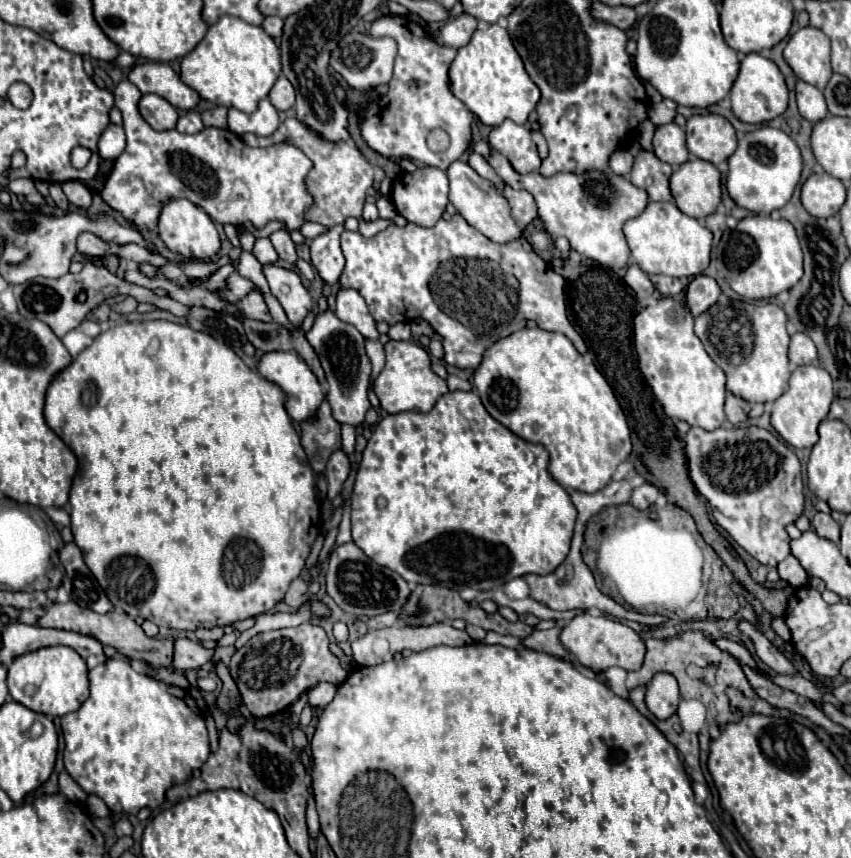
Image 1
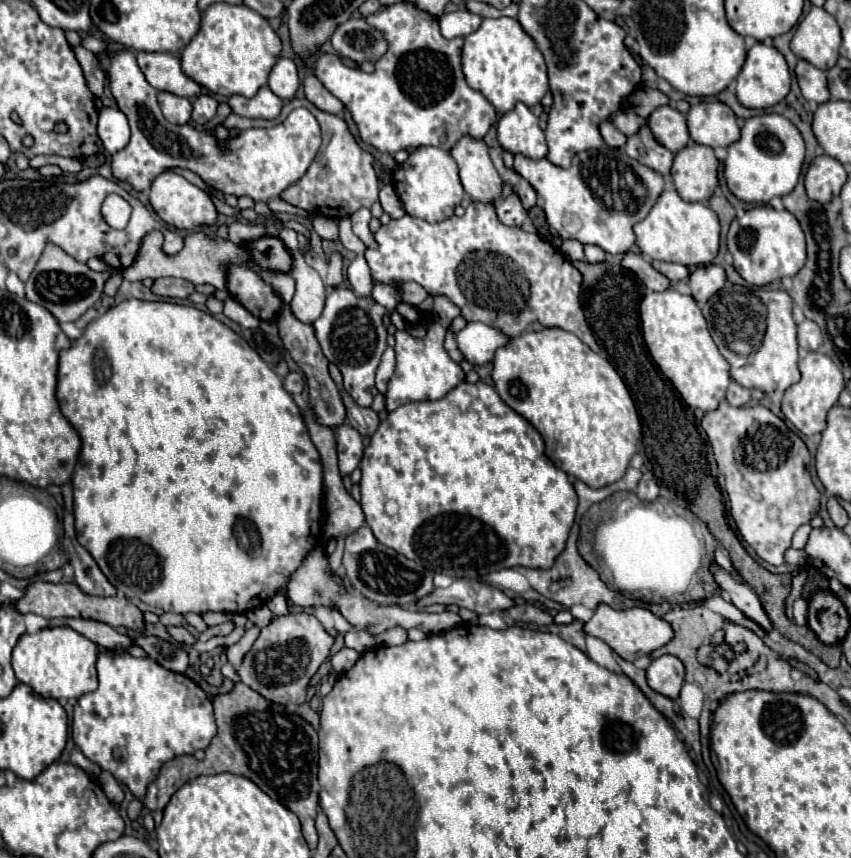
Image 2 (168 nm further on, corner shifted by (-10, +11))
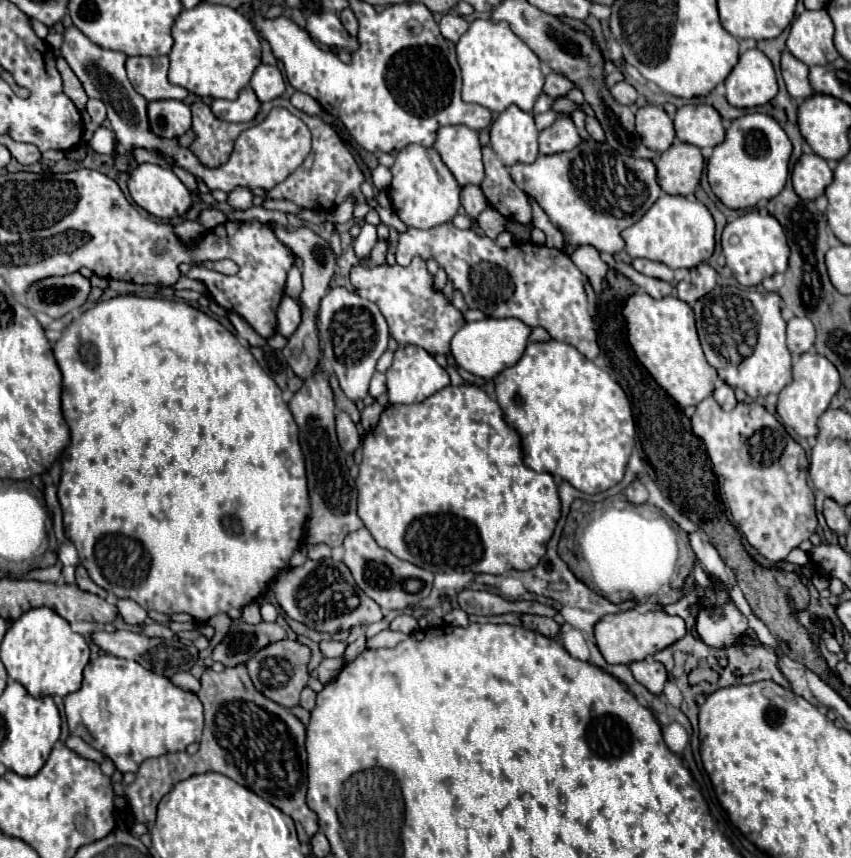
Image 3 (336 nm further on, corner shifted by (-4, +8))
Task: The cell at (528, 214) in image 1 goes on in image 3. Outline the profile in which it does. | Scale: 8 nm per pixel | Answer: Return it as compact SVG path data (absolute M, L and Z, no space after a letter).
M483 146L483 164L485 180L481 182L481 190L489 200L489 206L501 212L507 220L529 224L531 222L529 198L523 190L517 188L509 170L501 164L491 146Z

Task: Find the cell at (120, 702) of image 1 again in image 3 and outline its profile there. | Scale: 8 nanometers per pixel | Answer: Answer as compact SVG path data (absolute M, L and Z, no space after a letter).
M101 654L85 666L81 688L65 696L65 714L71 734L83 738L95 750L109 756L123 774L137 772L139 764L147 758L185 750L189 744L201 740L203 730L203 704L193 692L173 686L169 678L143 668L135 660L117 658L113 654Z

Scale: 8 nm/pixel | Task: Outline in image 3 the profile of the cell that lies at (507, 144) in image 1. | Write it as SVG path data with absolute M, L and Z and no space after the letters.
M509 106L507 110L503 110L491 124L491 148L495 150L497 158L505 164L505 166L513 166L517 162L529 164L537 158L537 128L533 122L533 114L523 112L519 106Z

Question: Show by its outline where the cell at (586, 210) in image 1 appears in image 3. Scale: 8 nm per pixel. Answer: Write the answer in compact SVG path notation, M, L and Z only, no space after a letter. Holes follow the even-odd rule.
M589 140L571 152L537 156L533 164L515 164L511 166L511 176L515 184L545 210L551 224L565 232L565 242L591 244L601 252L613 254L625 248L621 230L633 226L649 210L647 204L653 206L661 196L655 164L625 154L619 158L619 154L621 152L613 152L607 142ZM567 164L571 176L567 176Z

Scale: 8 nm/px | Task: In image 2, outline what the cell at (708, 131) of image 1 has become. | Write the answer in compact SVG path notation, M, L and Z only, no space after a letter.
M705 101L691 107L687 113L687 127L689 135L695 143L709 145L709 147L729 147L739 139L739 125L737 117L721 101Z

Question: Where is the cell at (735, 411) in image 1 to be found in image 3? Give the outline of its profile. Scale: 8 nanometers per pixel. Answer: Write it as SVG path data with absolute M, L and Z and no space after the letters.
M717 380L717 386L715 386L715 390L713 390L713 398L715 398L717 404L721 404L721 408L725 408L725 410L733 410L735 404L737 404L735 394L733 394L733 388L727 386L727 384L721 382L721 380Z

